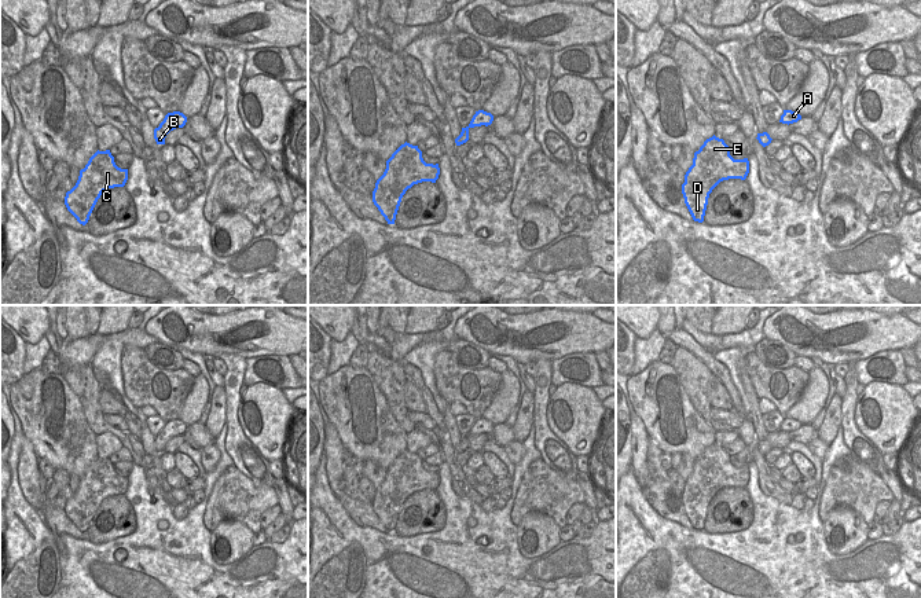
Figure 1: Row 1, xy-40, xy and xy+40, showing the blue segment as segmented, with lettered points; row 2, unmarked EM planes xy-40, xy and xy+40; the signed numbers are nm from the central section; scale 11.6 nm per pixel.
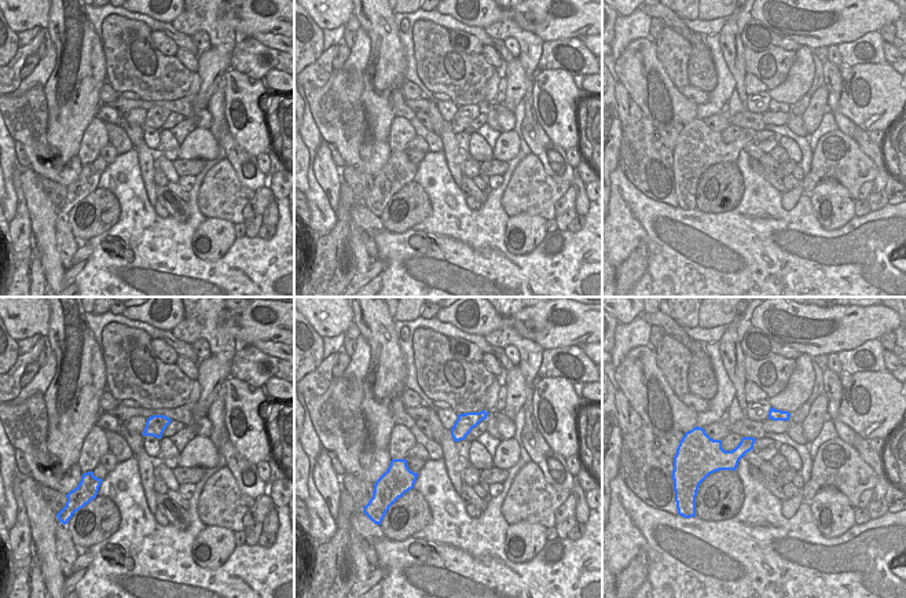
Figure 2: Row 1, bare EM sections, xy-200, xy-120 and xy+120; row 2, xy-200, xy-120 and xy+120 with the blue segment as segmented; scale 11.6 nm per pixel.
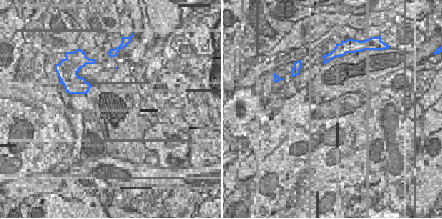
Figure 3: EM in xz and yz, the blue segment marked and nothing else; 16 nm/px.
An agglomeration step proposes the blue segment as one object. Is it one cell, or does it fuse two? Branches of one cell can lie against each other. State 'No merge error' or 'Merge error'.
No merge error.

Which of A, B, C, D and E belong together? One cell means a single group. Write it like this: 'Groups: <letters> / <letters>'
Groups: A B C D E.

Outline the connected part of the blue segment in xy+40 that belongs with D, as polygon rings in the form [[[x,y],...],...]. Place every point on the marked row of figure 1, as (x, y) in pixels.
[[[715,135],[704,142],[694,153],[693,165],[685,175],[682,194],[694,221],[702,223],[708,198],[712,190],[723,180],[745,180],[749,173],[749,161],[734,159],[730,147]]]

